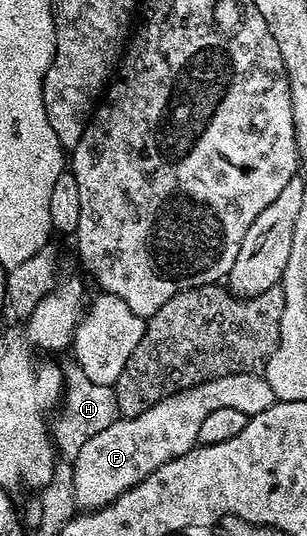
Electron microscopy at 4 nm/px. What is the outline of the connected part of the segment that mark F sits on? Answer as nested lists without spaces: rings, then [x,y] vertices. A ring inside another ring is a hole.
[[[241,372],[172,394],[144,410],[144,414],[116,419],[100,434],[88,439],[72,459],[75,505],[82,510],[107,508],[113,500],[122,499],[132,486],[144,482],[148,474],[160,470],[164,462],[191,452],[198,444],[200,426],[208,414],[216,410],[240,410],[249,418],[268,410],[274,403],[276,397],[265,375]]]

